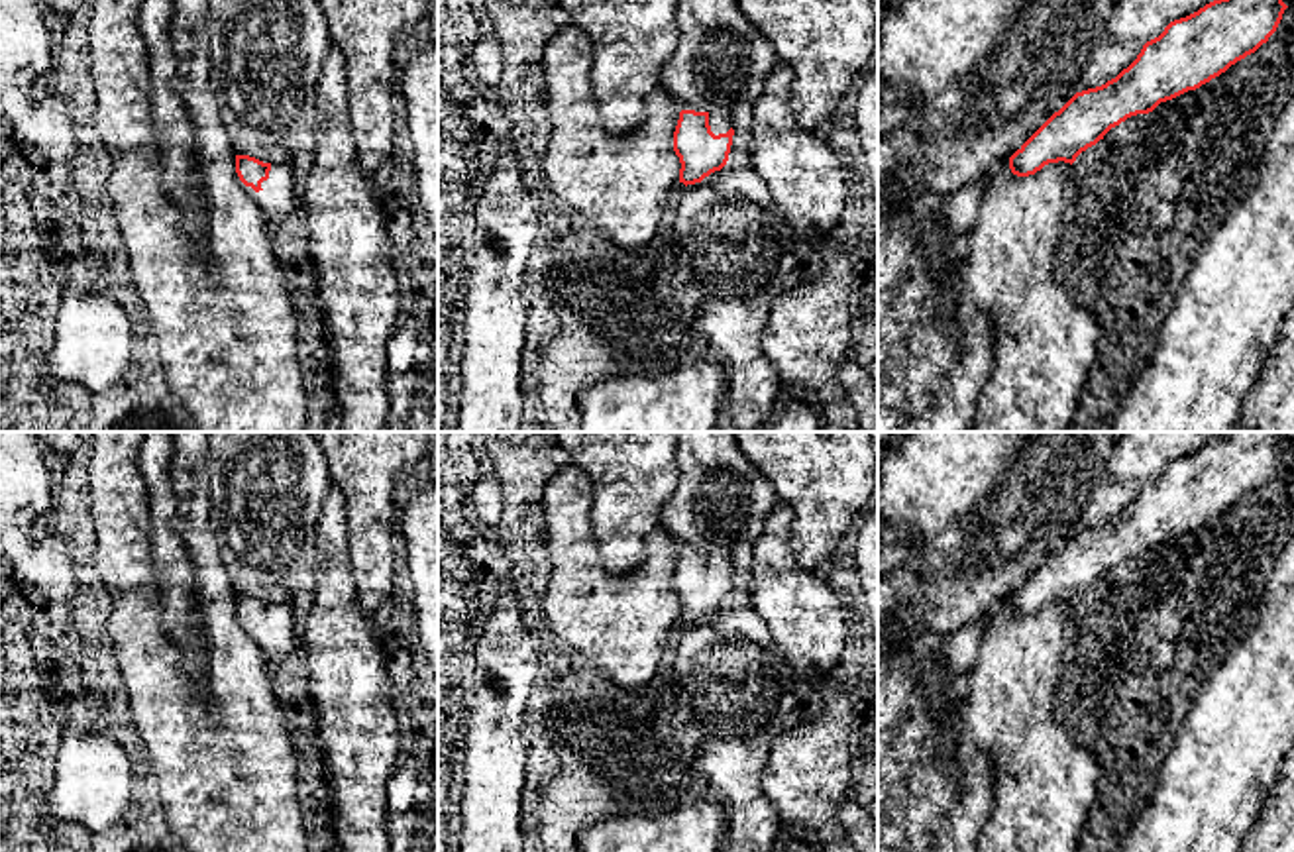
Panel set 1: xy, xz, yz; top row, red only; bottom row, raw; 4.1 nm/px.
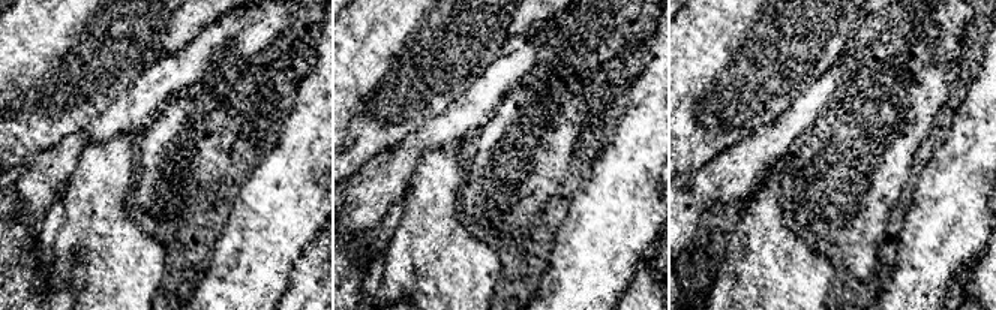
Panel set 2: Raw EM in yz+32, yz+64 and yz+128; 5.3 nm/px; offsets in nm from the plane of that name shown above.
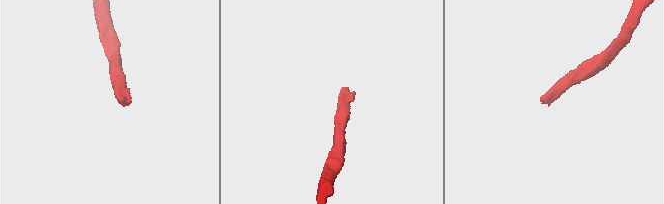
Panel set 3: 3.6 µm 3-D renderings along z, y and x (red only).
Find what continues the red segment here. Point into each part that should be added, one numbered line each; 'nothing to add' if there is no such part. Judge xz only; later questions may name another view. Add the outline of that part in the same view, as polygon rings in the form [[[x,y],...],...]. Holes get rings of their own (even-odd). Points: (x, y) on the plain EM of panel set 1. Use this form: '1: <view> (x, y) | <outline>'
1: xz (717, 560) | [[[709,550],[709,565],[715,575],[727,573],[732,567],[730,558],[719,550]]]

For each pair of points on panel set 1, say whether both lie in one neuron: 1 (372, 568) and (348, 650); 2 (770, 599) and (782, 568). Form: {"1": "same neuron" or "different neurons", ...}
{"1": "different neurons", "2": "same neuron"}

